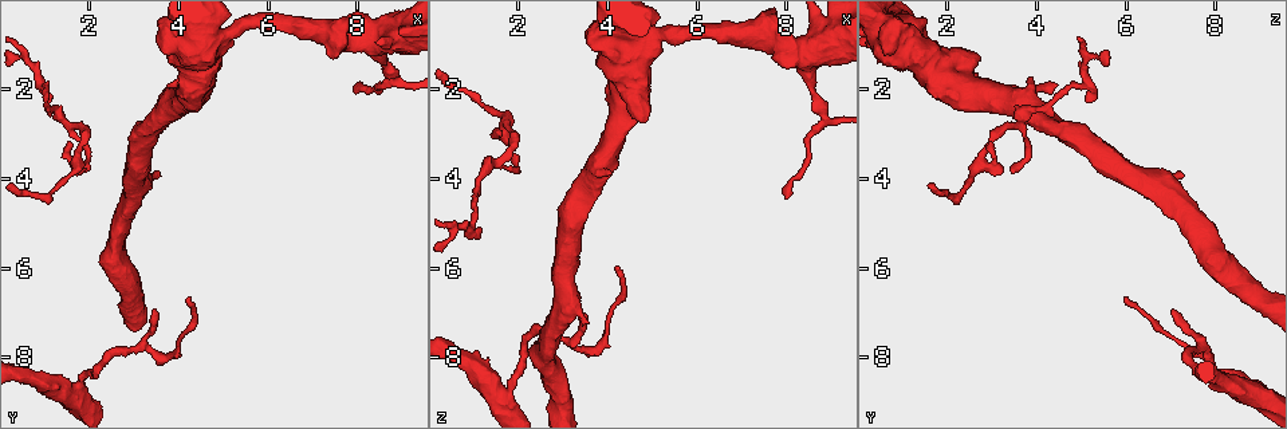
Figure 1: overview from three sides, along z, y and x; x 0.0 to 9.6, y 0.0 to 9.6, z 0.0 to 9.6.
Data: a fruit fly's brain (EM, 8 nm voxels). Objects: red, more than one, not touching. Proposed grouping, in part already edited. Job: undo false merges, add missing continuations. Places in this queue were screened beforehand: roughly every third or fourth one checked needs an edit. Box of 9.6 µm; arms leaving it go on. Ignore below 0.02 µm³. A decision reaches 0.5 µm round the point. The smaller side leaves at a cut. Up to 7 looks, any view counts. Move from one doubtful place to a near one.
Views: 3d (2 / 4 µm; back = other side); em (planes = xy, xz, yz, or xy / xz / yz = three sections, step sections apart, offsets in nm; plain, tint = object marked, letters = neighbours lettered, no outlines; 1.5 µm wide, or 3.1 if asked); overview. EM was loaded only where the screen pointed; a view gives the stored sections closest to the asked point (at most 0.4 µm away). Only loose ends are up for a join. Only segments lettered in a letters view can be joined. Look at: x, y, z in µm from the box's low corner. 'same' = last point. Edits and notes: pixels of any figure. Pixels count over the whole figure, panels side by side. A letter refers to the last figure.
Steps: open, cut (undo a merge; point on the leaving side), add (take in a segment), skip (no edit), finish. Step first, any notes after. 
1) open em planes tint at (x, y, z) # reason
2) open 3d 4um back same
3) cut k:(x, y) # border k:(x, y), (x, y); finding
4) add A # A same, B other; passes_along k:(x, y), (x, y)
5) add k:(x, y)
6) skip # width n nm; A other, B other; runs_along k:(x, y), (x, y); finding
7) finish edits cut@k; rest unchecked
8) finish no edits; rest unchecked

open em xy step 8 tint at (1.00, 1.85, 5.05) # abrupt turn

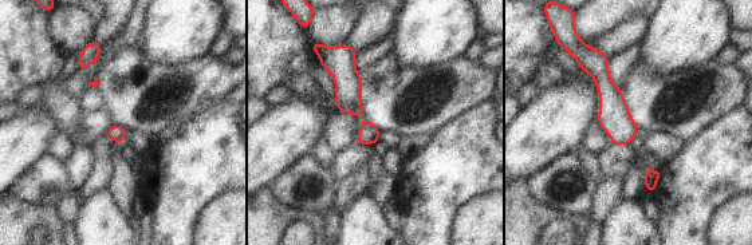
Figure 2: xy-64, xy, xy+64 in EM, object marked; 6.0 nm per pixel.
open em xy step 8 letters same

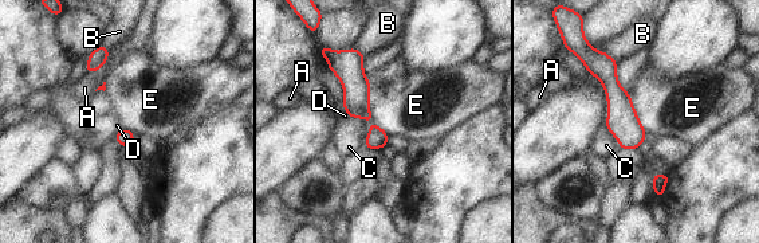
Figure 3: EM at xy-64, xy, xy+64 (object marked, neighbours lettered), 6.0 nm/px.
skip # A other, B other, C other, D other, E other; border 3:(368, 78), (370, 118), (388, 134); all the same cell

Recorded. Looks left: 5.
open 3d 2um at (3.50, 3.85, 7.25) # free end

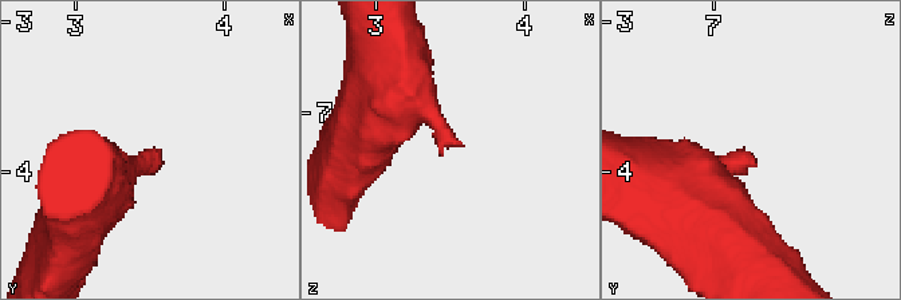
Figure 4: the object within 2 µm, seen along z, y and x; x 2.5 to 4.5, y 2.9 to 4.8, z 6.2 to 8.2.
open em yz step 4 plain at (3.56, 3.86, 7.22)

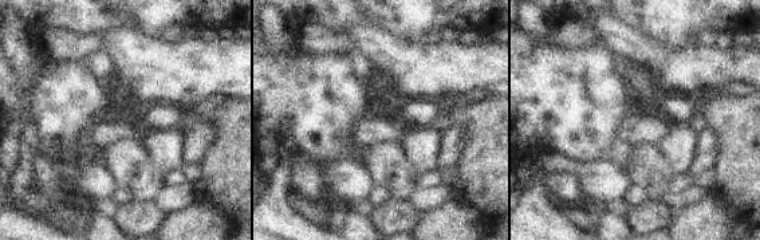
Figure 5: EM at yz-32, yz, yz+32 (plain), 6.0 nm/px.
open em yz step 4 letters same

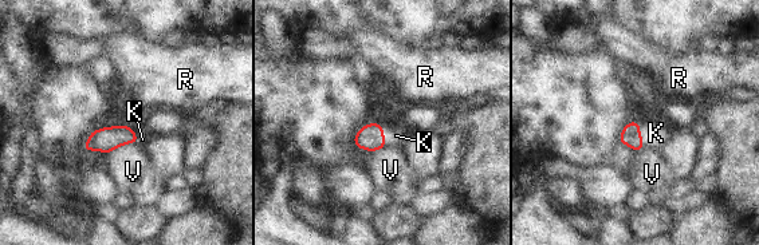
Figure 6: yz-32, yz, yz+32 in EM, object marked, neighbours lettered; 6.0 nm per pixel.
add K # longest_contact K 200 nm; K same, R other, V other; passes_along 6:(630, 135), (640, 134), (656, 133); it goes on there

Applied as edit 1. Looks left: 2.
finish edits add@6; rest unchecked

